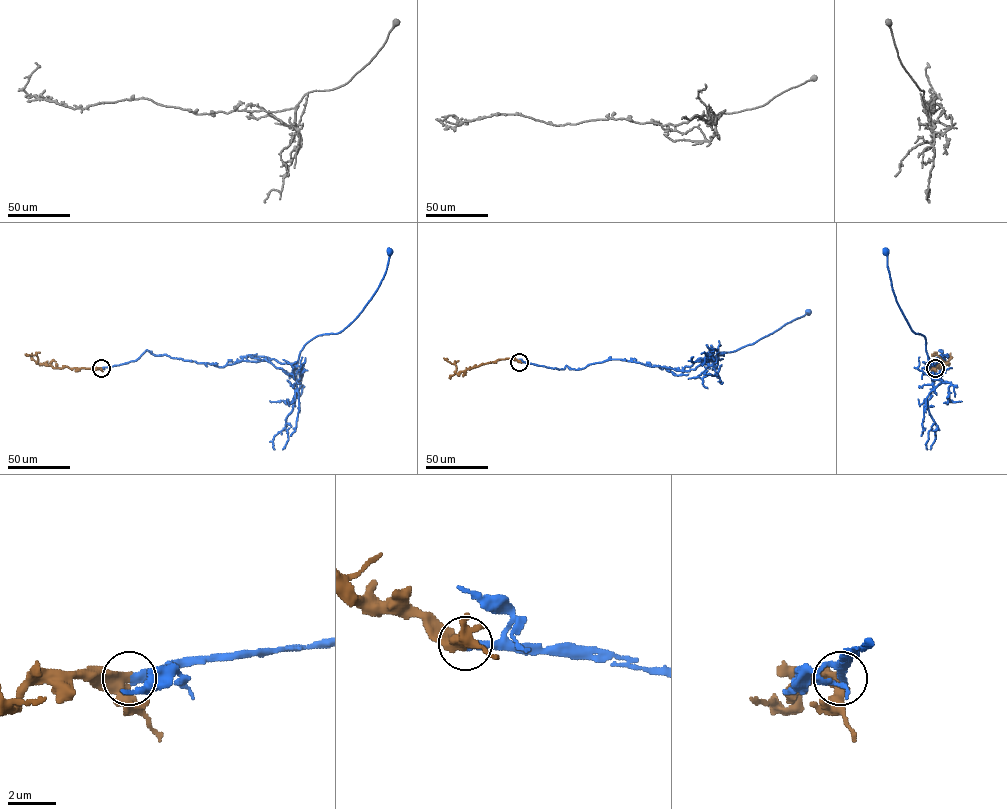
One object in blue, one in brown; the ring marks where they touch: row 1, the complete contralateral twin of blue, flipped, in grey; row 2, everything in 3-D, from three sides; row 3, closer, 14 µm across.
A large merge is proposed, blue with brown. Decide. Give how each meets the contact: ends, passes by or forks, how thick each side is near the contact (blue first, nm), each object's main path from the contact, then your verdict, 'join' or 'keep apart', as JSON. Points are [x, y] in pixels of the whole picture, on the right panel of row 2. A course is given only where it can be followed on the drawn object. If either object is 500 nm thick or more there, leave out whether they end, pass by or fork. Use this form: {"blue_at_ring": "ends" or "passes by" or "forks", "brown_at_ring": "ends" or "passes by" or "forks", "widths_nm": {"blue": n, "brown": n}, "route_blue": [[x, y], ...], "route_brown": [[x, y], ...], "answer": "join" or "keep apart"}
{"blue_at_ring": "ends", "brown_at_ring": "passes by", "widths_nm": {"blue": 320, "brown": 420}, "route_blue": [[935, 368], [942, 351], [933, 363], [944, 361], [932, 367], [925, 337], [911, 330], [897, 304], [886, 252]], "route_brown": [[935, 368], [941, 368], [947, 363], [931, 354]], "answer": "join"}

